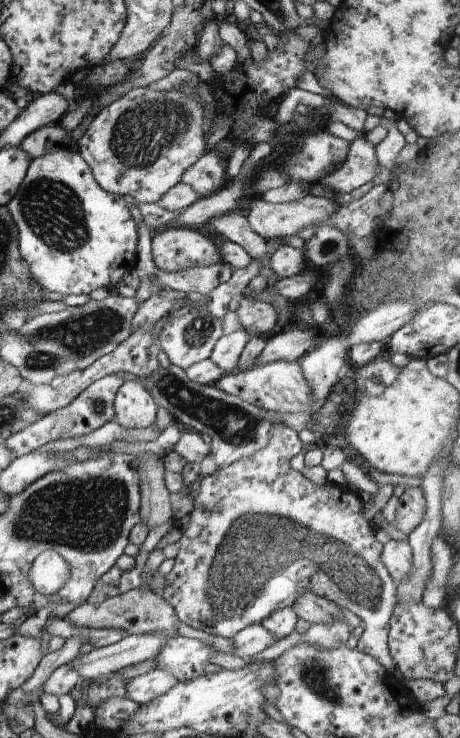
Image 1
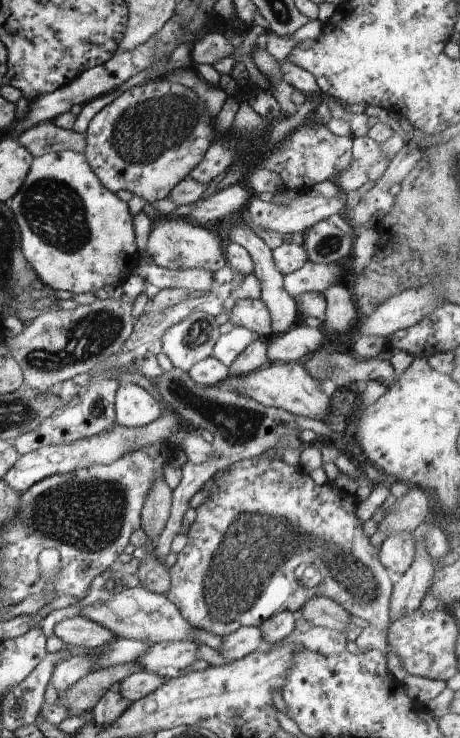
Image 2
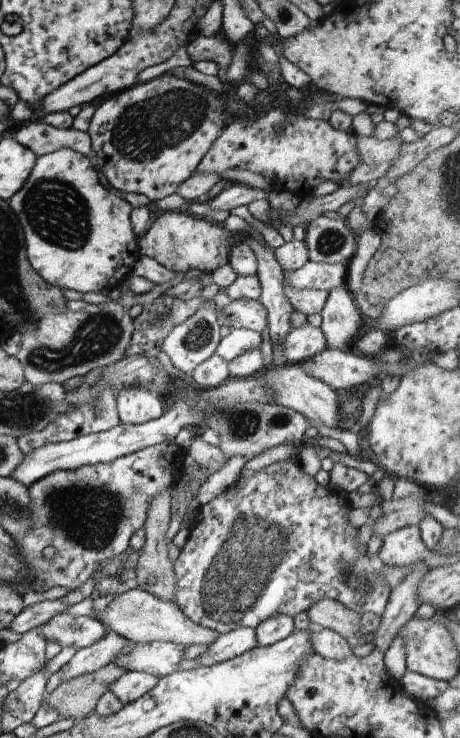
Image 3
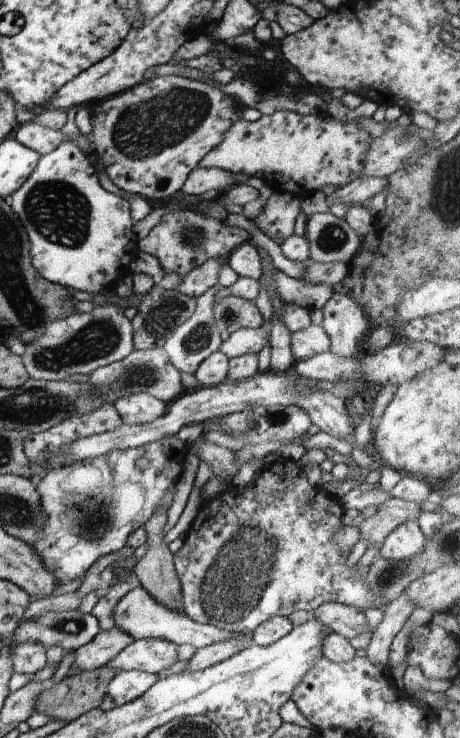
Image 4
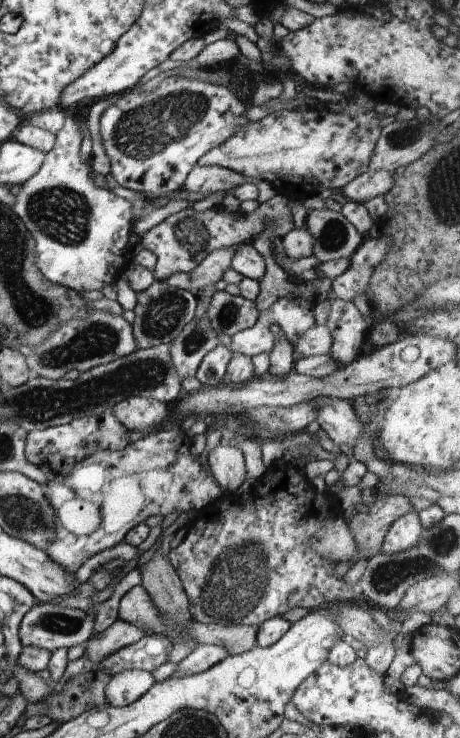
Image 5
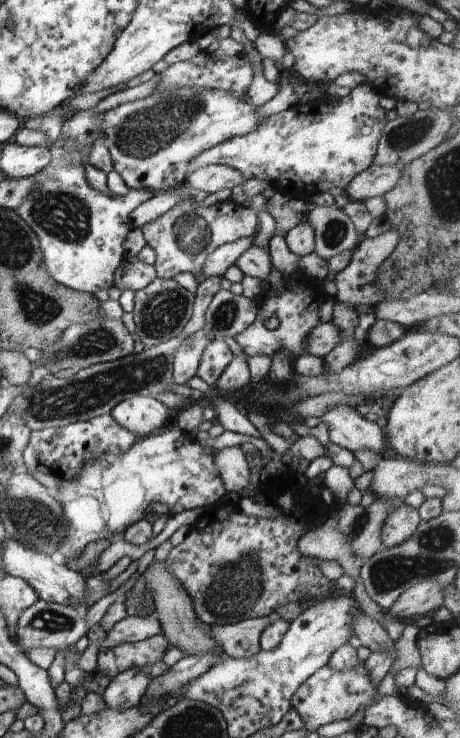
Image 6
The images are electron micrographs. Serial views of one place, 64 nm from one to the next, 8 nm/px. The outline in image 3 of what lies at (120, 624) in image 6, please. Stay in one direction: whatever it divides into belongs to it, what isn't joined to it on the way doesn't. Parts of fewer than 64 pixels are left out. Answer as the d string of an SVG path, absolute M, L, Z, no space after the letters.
M108 630L92 646L78 649L70 661L59 668L62 681L68 681L74 677L78 678L82 674L97 671L112 663L122 652L126 643L130 644L131 642L124 636Z

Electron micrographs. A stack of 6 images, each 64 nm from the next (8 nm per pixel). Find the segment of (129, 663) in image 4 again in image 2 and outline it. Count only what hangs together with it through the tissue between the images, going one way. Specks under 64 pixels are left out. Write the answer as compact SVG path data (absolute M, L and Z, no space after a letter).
M162 641L152 643L150 648L134 660L134 664L140 664L142 671L158 674L164 678L174 678L180 674L191 672L192 662L198 660L198 646L195 642L188 641Z

